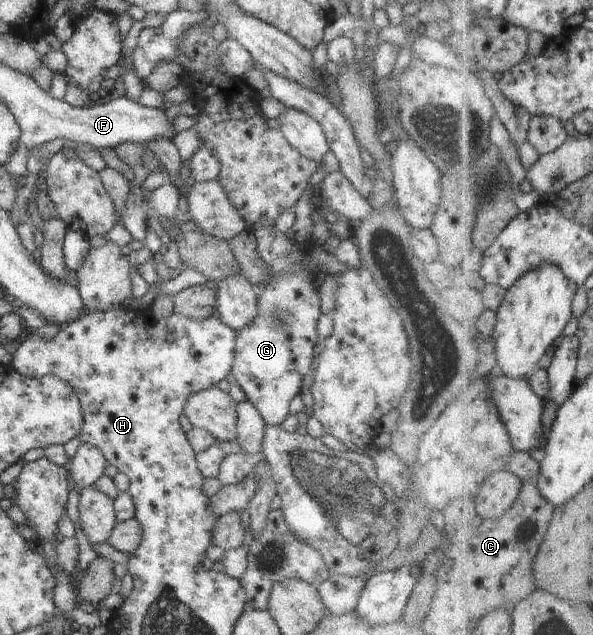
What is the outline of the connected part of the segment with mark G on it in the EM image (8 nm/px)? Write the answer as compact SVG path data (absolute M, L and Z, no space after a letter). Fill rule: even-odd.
M256 228L252 232L256 237L257 251L260 258L270 268L268 282L262 286L258 295L258 316L238 332L234 349L232 376L244 391L266 425L281 426L288 418L288 406L294 396L301 392L302 380L314 371L318 337L318 320L320 320L319 286L316 283L316 266L310 256L304 256L310 245L300 245L284 232L270 228ZM300 250L302 250L302 268L300 272Z

